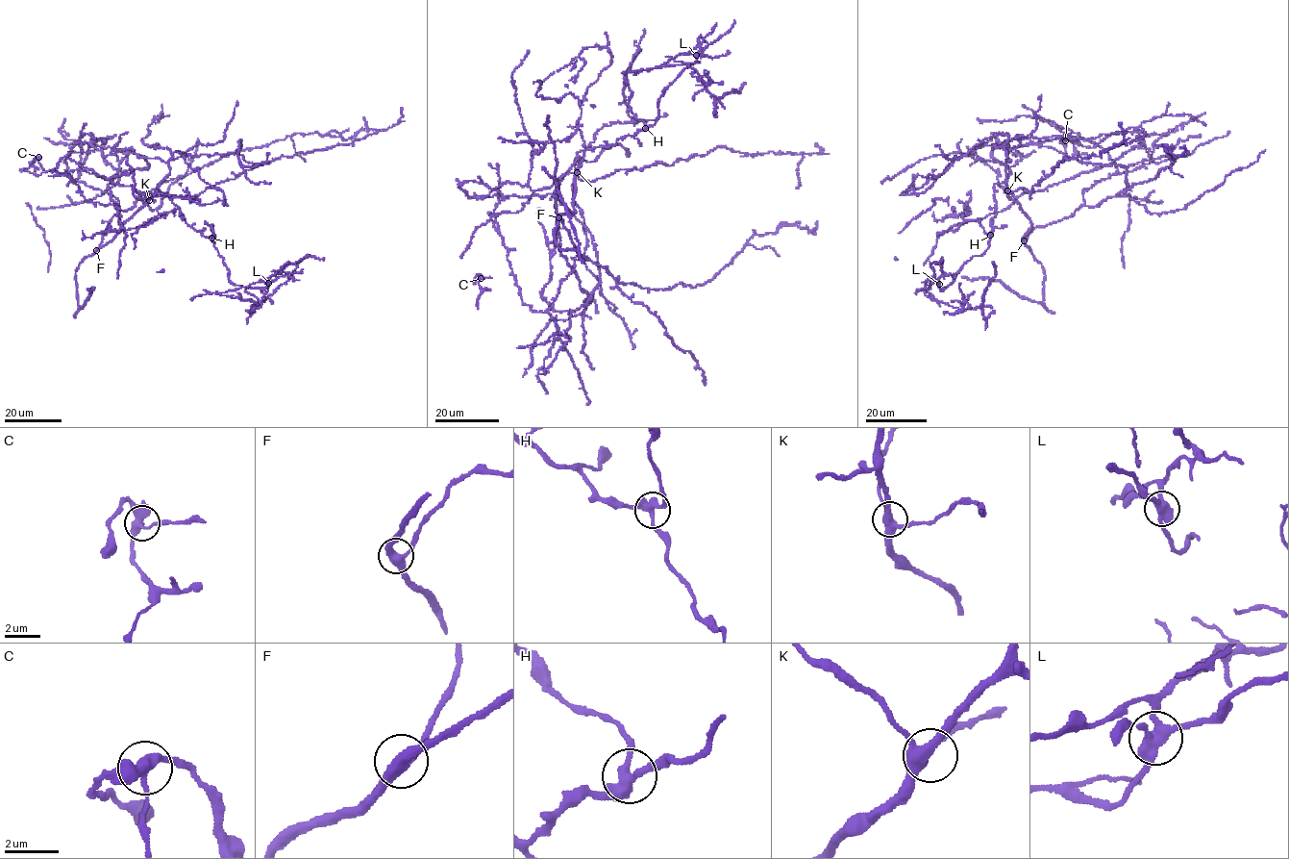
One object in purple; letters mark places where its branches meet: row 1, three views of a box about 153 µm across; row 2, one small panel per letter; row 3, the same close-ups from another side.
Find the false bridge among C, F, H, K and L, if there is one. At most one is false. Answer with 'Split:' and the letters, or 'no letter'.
Split: L

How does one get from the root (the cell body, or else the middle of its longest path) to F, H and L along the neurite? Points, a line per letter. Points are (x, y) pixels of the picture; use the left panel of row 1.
F: (141, 193), (146, 203), (111, 240), (96, 250)
H: (141, 193), (148, 198), (157, 191), (165, 192), (185, 222), (204, 237), (211, 238)
L: (141, 193), (147, 198), (157, 191), (167, 194), (185, 222), (211, 239), (233, 283), (263, 290), (268, 283)

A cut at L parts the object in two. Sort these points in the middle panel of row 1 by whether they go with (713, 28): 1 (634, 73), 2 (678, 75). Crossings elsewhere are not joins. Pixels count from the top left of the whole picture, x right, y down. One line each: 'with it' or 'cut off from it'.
1: cut off from it
2: with it

